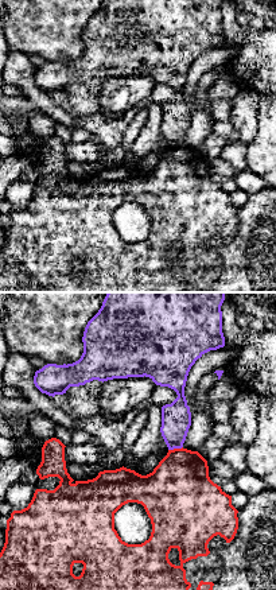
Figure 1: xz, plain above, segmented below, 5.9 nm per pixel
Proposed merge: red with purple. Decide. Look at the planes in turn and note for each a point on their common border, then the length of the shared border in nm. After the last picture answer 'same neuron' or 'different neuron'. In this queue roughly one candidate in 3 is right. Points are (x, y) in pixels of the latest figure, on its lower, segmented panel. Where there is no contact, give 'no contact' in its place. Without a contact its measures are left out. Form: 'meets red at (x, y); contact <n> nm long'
meets red at (175, 449); contact 90 nm long

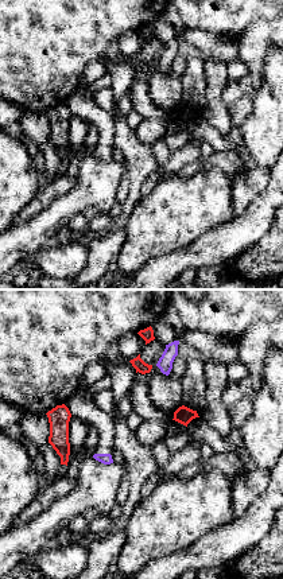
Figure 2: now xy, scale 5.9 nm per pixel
no contact

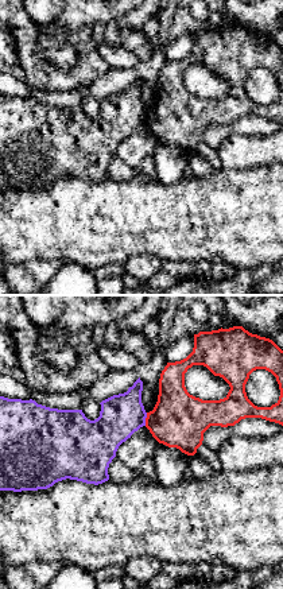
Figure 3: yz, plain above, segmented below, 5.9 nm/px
meets red at (146, 419); contact 80 nm long

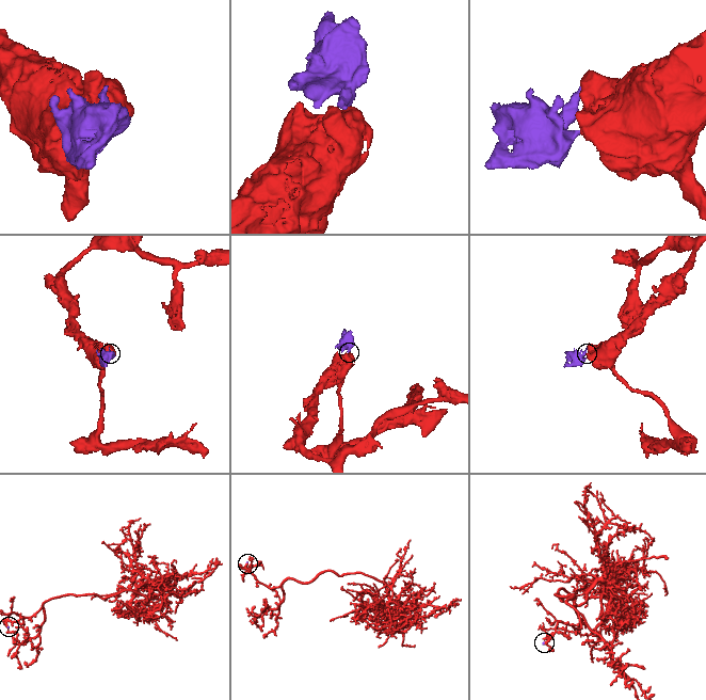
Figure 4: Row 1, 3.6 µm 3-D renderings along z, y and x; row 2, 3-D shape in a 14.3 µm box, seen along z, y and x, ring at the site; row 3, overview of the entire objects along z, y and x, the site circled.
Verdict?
different neuron

